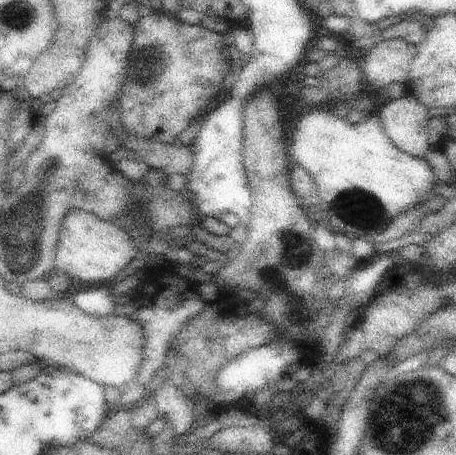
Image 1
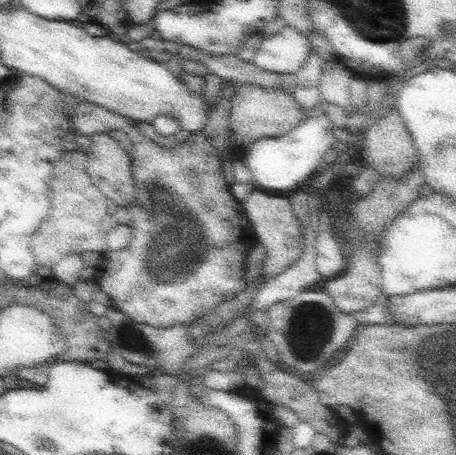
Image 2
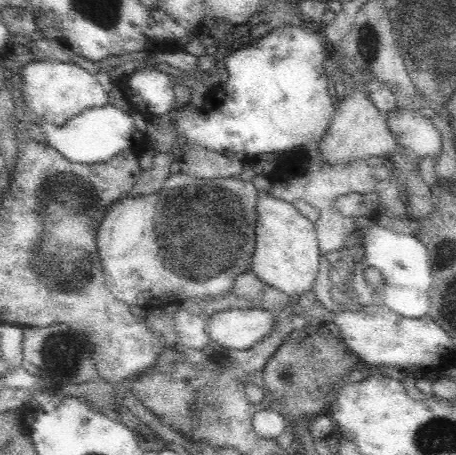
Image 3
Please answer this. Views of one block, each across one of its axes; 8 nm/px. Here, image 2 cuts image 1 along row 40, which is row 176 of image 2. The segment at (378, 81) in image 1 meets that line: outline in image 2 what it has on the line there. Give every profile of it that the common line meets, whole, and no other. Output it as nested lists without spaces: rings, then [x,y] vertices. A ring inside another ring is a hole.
[[[391,110],[385,118],[377,118],[371,122],[371,128],[367,130],[367,138],[359,138],[359,146],[365,154],[365,162],[381,174],[381,180],[389,176],[389,180],[405,180],[407,174],[417,166],[417,150],[413,144],[413,138],[409,130],[405,128],[403,118],[397,114],[397,110]]]

